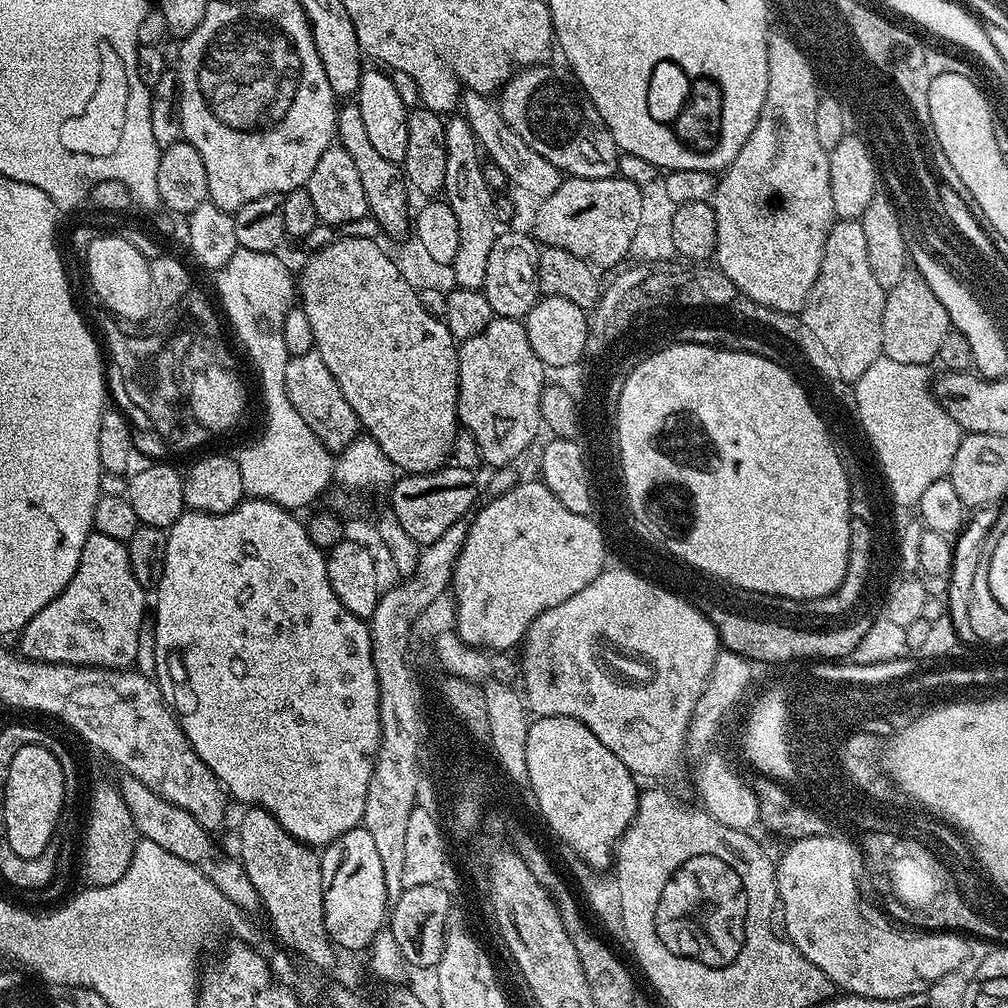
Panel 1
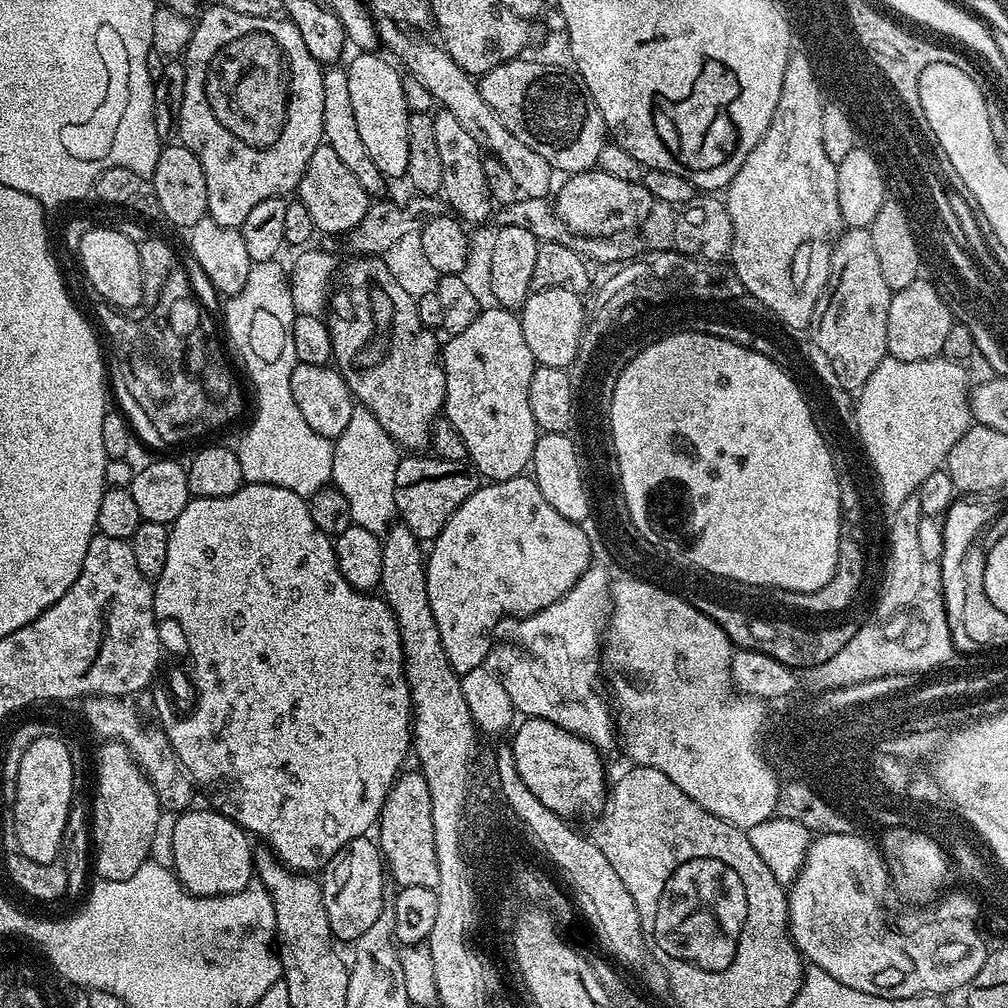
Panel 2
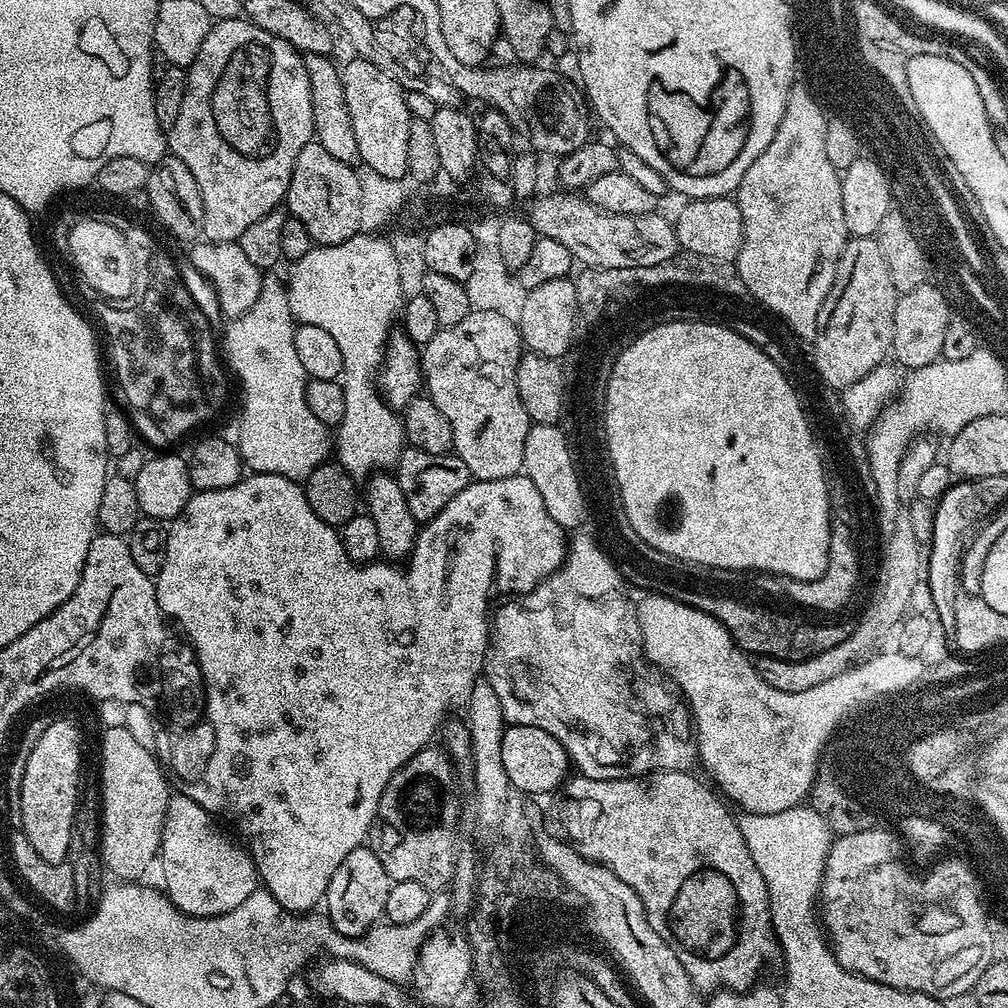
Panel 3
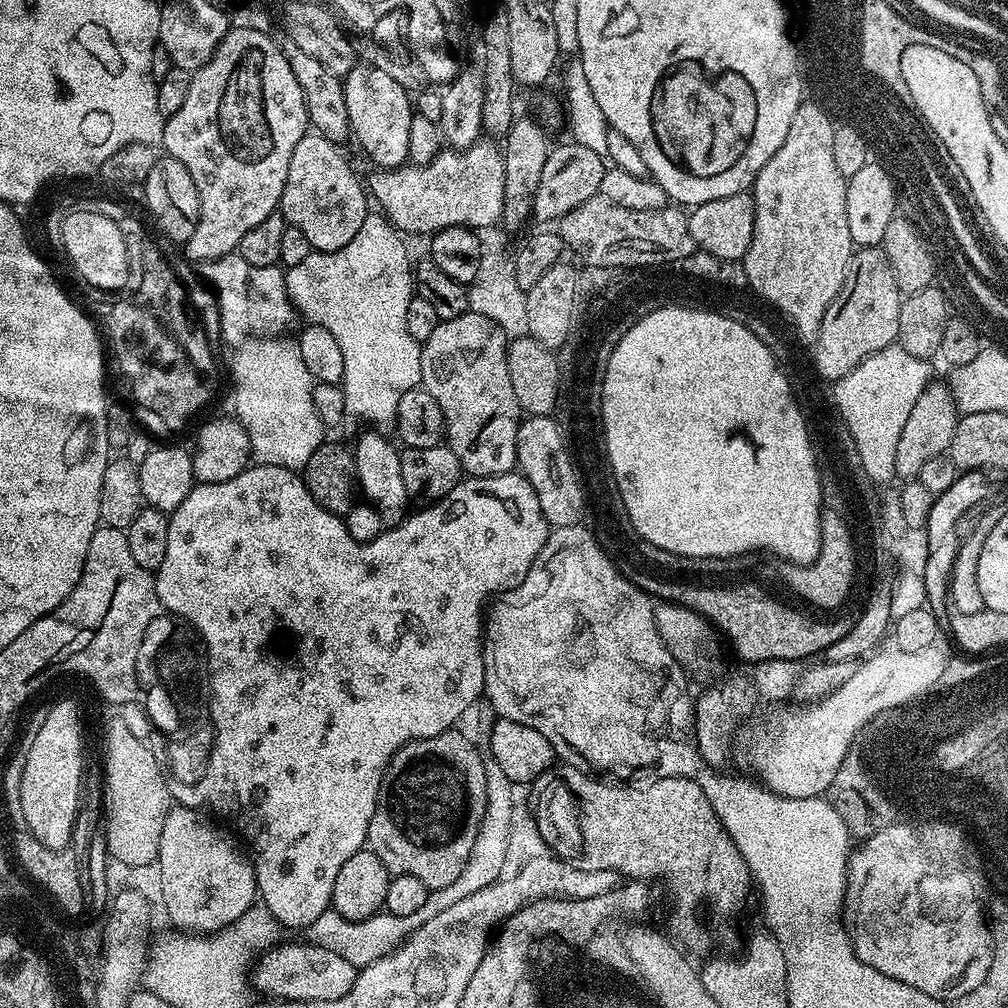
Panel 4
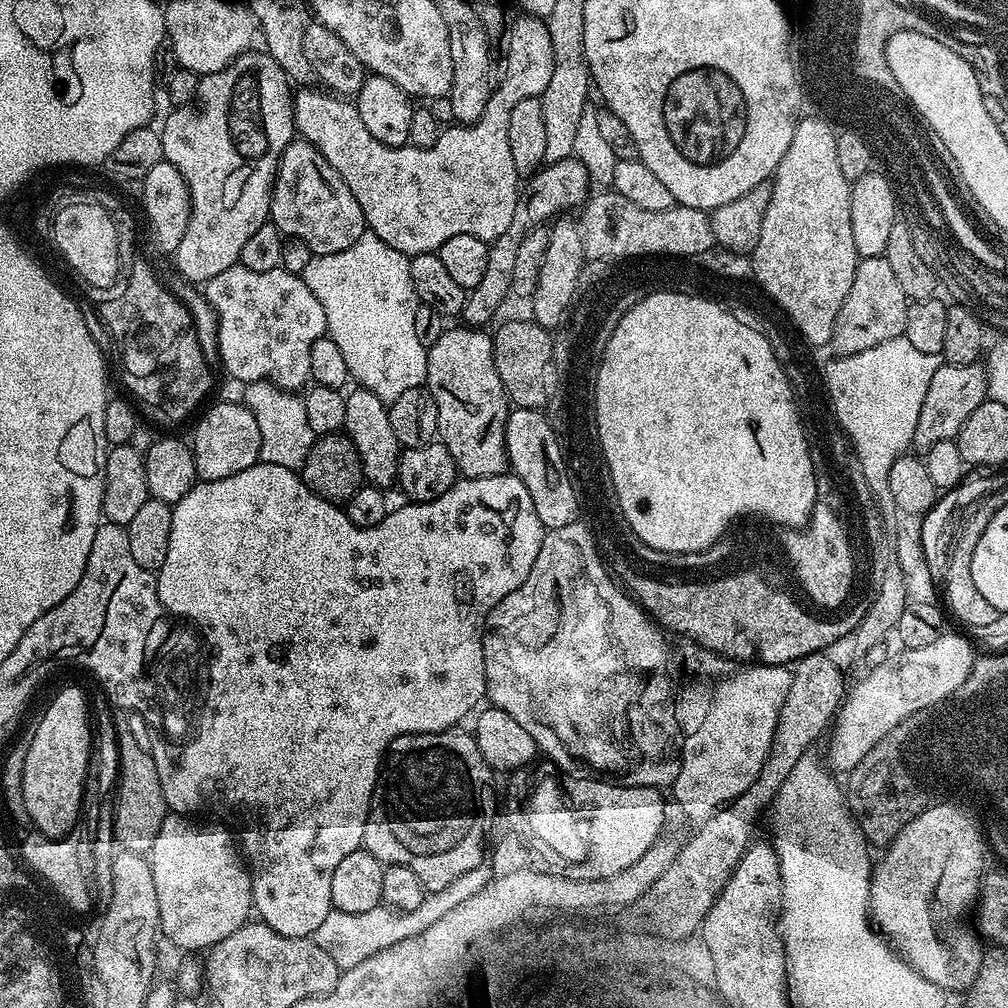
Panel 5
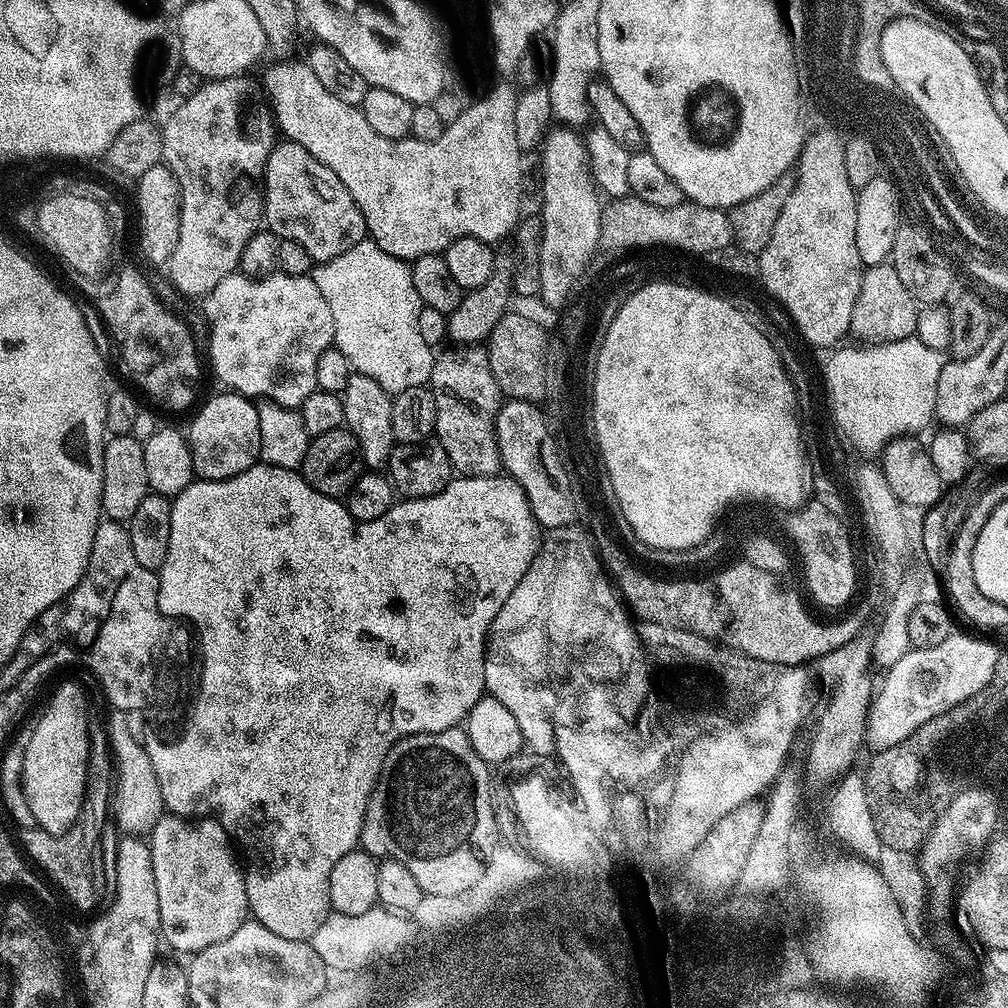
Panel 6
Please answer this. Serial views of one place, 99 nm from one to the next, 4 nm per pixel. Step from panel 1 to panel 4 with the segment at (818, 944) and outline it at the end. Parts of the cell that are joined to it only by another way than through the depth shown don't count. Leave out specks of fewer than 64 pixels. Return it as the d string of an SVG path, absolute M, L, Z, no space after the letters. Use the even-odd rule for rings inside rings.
M954 823L951 827L928 825L928 827L919 827L918 830L892 828L891 831L877 836L876 840L872 840L868 844L868 847L863 848L855 860L852 860L851 887L844 891L844 911L842 913L843 919L846 921L848 937L852 940L852 948L856 951L856 957L866 966L878 970L878 974L886 974L886 978L894 978L906 986L914 986L914 990L922 990L922 994L930 994L945 1002L959 1000L963 995L972 996L975 988L983 989L990 976L988 971L992 968L994 936L990 931L989 923L980 923L980 875L985 872L985 869L980 864L982 860L977 849L973 848L968 845L968 840L964 837L959 823Z

